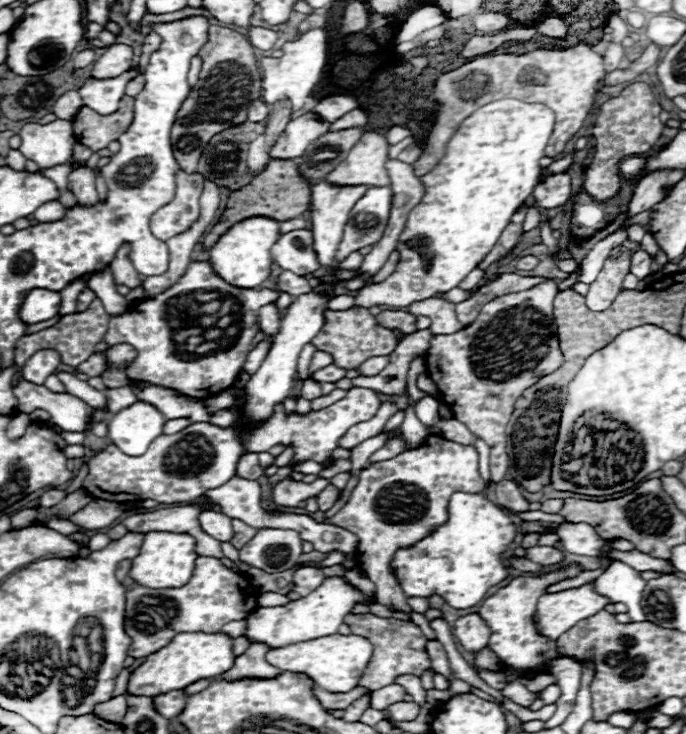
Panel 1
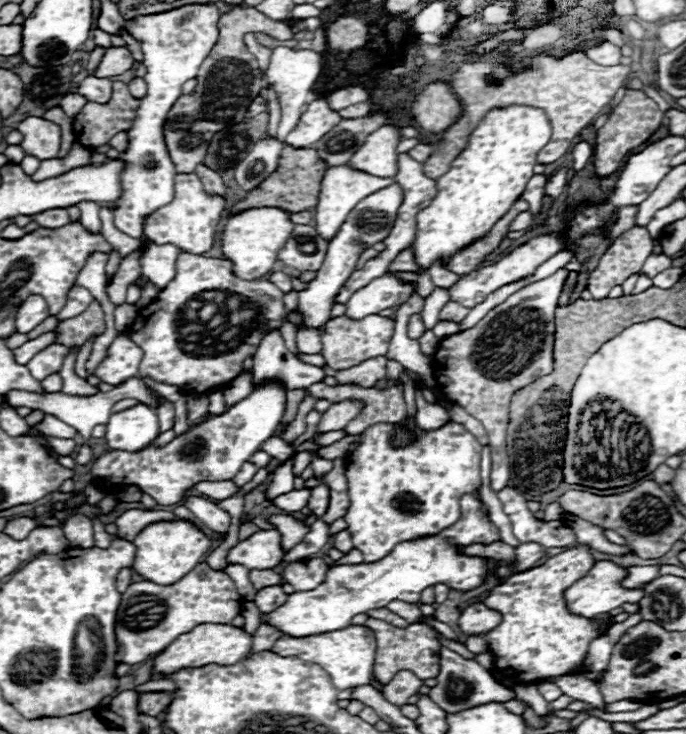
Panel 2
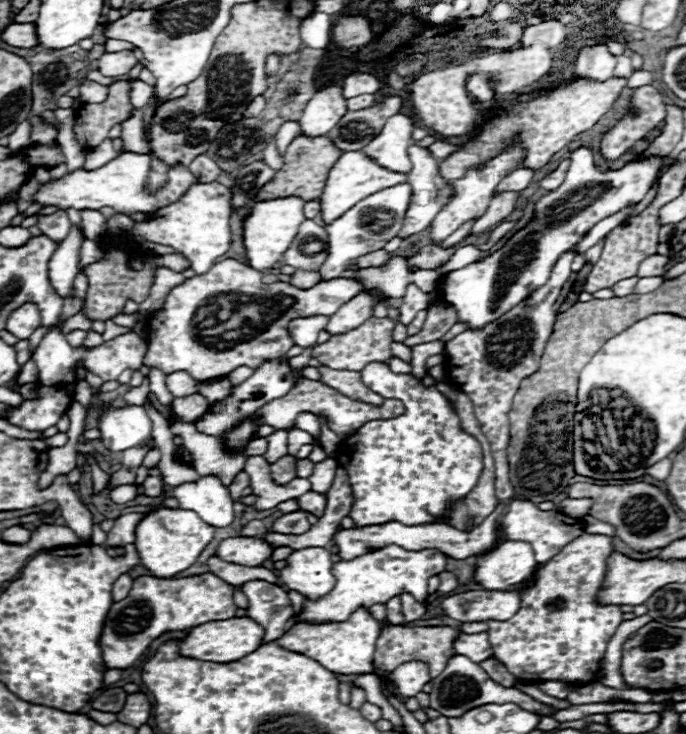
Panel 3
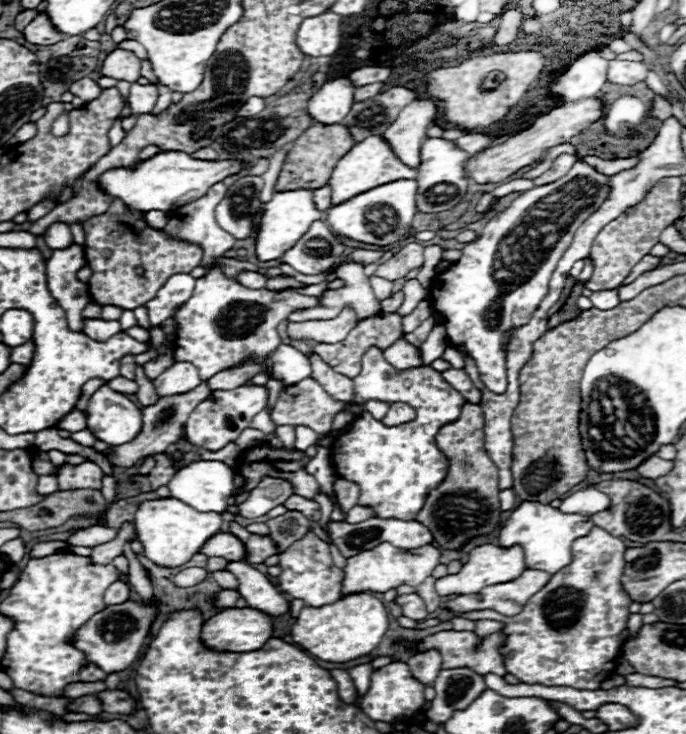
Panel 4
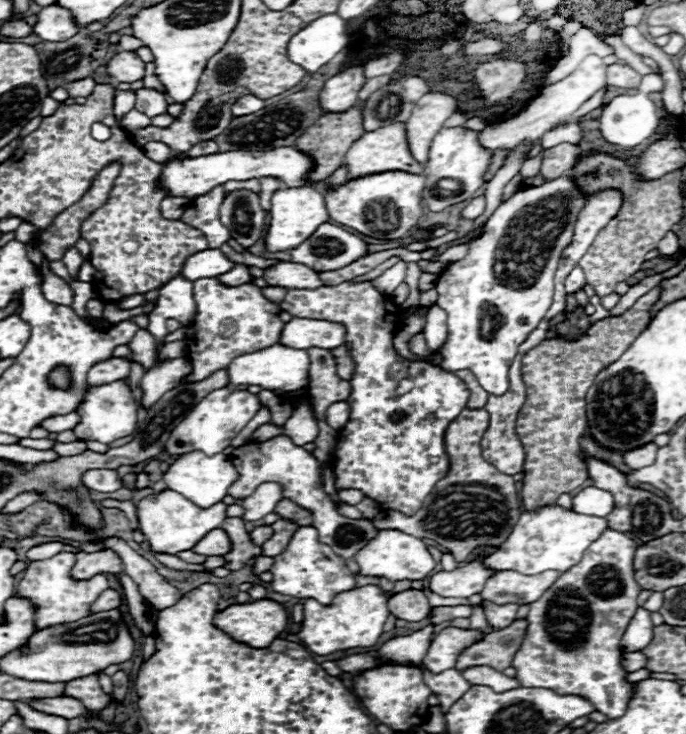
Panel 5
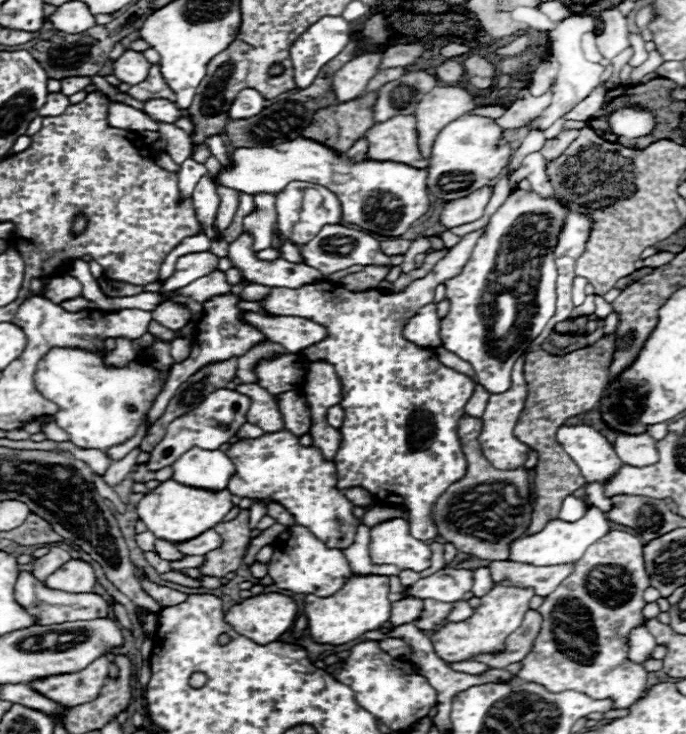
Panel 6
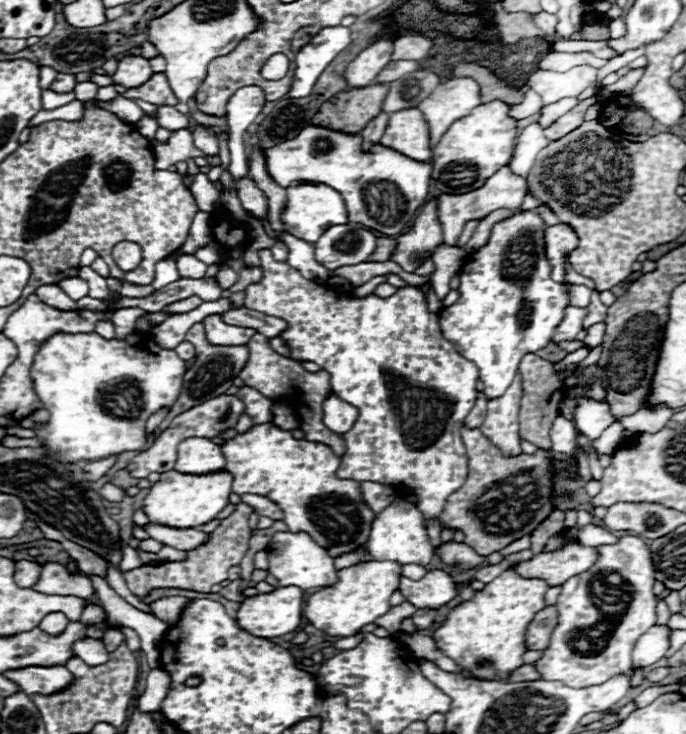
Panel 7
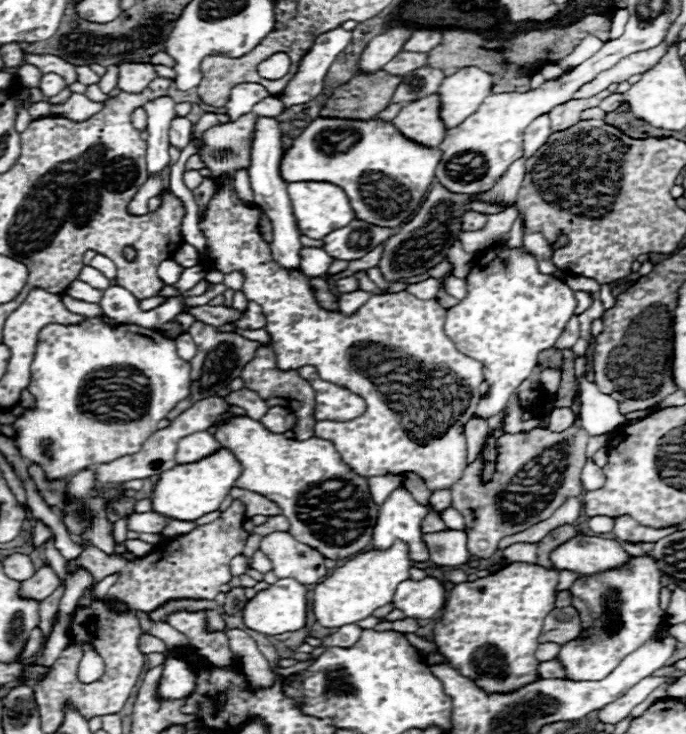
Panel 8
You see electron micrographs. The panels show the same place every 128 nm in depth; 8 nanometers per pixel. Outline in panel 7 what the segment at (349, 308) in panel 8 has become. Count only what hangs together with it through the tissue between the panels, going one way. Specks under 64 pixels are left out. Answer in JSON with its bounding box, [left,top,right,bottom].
[350,275,387,298]

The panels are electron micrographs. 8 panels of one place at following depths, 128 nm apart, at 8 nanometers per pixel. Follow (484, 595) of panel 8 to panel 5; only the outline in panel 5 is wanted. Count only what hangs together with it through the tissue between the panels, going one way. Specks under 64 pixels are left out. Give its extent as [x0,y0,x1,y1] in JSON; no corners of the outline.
[420,602,518,674]

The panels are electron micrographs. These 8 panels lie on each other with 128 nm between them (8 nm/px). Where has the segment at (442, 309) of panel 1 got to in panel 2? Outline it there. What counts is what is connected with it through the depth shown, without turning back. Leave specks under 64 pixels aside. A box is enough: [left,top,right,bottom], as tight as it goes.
[386,294,459,388]

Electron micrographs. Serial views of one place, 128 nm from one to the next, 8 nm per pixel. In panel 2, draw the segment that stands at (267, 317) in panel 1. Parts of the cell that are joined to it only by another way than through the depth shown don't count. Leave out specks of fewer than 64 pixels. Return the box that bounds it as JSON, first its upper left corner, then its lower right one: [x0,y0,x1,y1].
[254,330,326,390]

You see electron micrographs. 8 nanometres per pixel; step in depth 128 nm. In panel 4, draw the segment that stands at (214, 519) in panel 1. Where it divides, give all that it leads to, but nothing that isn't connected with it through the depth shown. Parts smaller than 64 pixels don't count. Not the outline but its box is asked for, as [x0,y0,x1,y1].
[168,460,234,514]

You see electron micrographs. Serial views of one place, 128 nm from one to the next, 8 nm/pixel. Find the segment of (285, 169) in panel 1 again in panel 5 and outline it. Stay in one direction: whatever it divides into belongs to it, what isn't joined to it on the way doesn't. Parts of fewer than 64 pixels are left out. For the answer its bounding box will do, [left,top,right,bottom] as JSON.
[296,108,364,182]

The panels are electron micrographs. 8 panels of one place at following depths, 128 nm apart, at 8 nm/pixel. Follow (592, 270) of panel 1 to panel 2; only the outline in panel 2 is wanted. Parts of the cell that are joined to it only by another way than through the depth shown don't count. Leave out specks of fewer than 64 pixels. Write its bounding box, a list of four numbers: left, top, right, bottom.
[610,206,638,244]

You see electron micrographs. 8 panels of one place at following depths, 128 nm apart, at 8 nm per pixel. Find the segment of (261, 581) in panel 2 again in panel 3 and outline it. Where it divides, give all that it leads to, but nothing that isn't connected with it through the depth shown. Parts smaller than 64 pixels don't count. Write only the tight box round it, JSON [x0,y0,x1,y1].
[208,558,278,586]

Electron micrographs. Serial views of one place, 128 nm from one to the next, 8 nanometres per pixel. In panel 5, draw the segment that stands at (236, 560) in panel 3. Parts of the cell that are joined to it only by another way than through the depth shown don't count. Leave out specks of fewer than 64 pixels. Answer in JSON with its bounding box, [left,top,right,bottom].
[194,530,230,556]

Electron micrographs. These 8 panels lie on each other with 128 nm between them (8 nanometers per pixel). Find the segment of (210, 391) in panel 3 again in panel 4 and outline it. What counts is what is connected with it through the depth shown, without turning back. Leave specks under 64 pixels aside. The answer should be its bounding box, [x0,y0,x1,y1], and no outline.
[206,364,264,392]

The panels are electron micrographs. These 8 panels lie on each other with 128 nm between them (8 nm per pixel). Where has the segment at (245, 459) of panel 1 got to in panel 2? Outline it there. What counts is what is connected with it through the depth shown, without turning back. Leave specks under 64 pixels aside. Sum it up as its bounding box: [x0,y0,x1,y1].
[234,462,258,486]

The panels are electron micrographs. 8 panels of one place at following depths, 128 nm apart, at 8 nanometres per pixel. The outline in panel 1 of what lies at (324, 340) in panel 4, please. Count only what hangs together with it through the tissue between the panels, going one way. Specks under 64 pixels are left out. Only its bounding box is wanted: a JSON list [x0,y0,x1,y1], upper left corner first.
[356,98,554,308]

